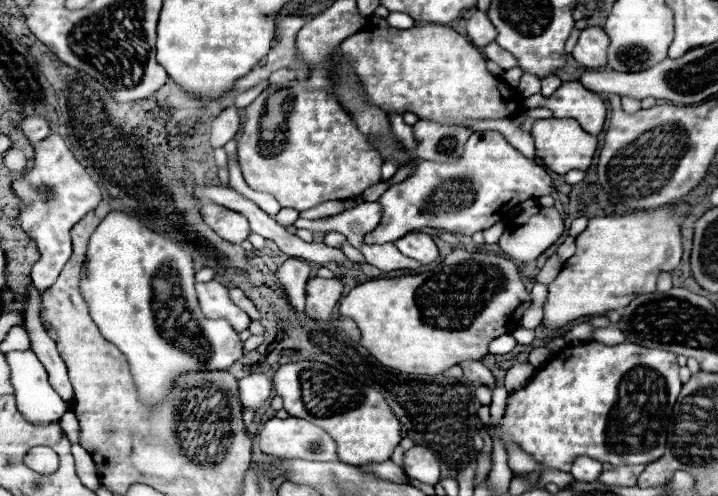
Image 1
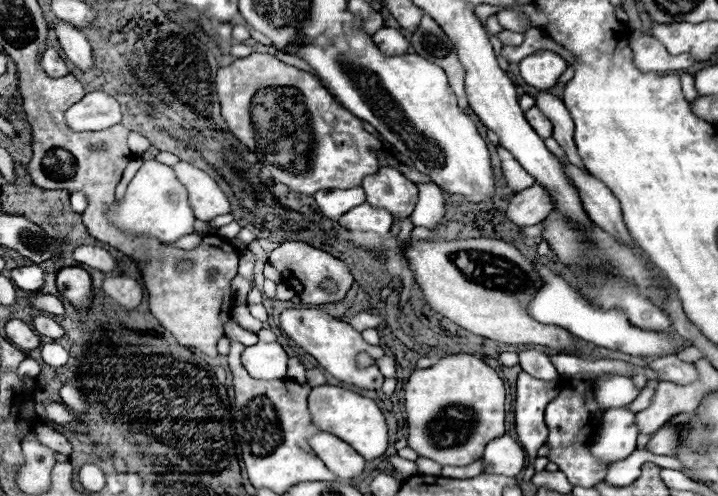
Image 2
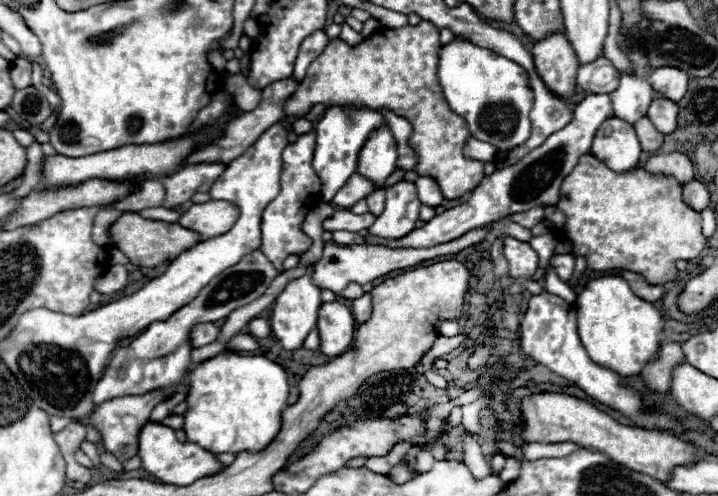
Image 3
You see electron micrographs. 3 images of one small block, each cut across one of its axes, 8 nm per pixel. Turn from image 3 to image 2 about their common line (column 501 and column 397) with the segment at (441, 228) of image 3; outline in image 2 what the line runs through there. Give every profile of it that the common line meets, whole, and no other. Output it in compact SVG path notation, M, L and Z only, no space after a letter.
M380 168L380 172L366 176L362 188L366 190L366 202L370 206L384 208L398 220L410 216L418 202L416 184L408 182L396 168Z

